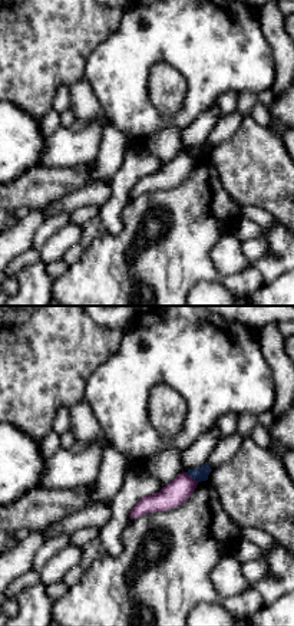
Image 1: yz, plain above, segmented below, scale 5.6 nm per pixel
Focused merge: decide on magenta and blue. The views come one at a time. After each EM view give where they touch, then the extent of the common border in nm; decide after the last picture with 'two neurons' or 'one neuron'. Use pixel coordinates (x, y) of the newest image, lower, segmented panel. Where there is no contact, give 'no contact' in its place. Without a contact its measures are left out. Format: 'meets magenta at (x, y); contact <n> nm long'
meets magenta at (190, 477); contact 90 nm long

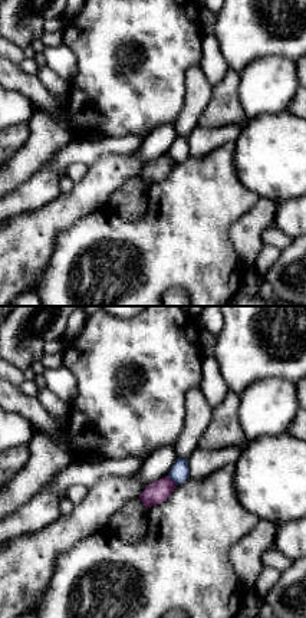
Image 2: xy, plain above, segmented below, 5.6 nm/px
meets magenta at (171, 480); contact 80 nm long

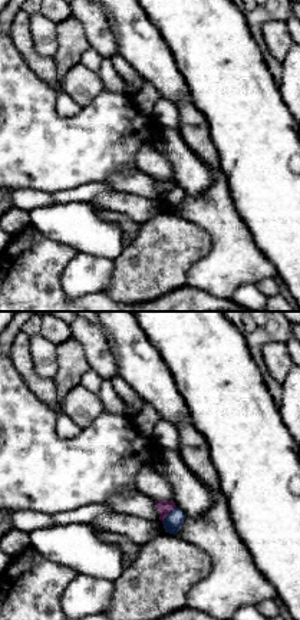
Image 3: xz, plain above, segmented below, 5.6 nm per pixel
meets magenta at (168, 513); contact 130 nm long

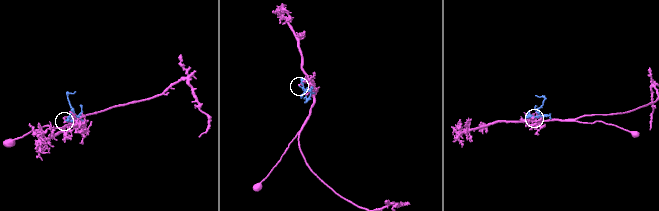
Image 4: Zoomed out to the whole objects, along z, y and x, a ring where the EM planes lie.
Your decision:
two neurons

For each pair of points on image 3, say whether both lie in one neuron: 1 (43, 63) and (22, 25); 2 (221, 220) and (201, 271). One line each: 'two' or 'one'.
1: one
2: one

